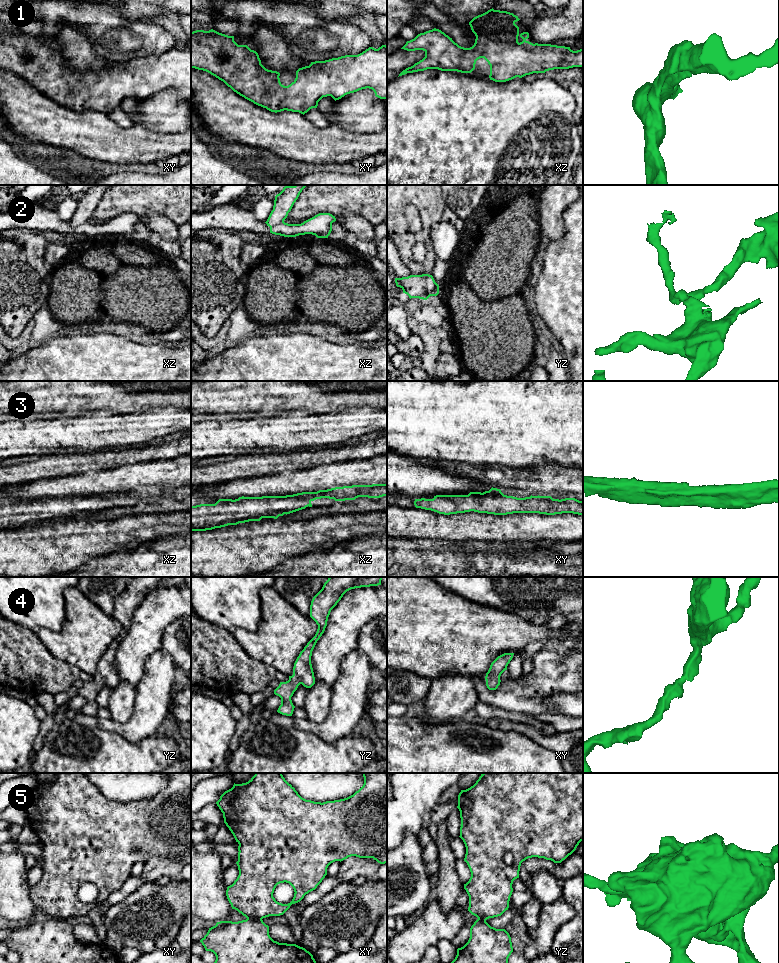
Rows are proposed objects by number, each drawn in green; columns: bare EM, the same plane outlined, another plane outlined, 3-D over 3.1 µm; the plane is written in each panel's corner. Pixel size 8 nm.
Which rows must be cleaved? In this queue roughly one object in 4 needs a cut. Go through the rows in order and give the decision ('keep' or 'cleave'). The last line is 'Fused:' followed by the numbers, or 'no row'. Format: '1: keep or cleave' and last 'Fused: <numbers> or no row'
1: keep
2: cleave
3: keep
4: keep
5: cleave
Fused: 2, 5

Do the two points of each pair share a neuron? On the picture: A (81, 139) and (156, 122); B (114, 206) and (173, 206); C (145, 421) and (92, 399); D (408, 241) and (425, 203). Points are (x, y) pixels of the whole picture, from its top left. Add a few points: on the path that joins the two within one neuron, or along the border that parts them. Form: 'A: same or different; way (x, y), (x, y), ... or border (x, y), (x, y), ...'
A: different; border (138, 122), (150, 130), (165, 134)
B: same; way (129, 202), (158, 202)
C: different; border (149, 409), (143, 412), (112, 413), (103, 416)
D: same; way (399, 226), (399, 207), (406, 200), (410, 200)

